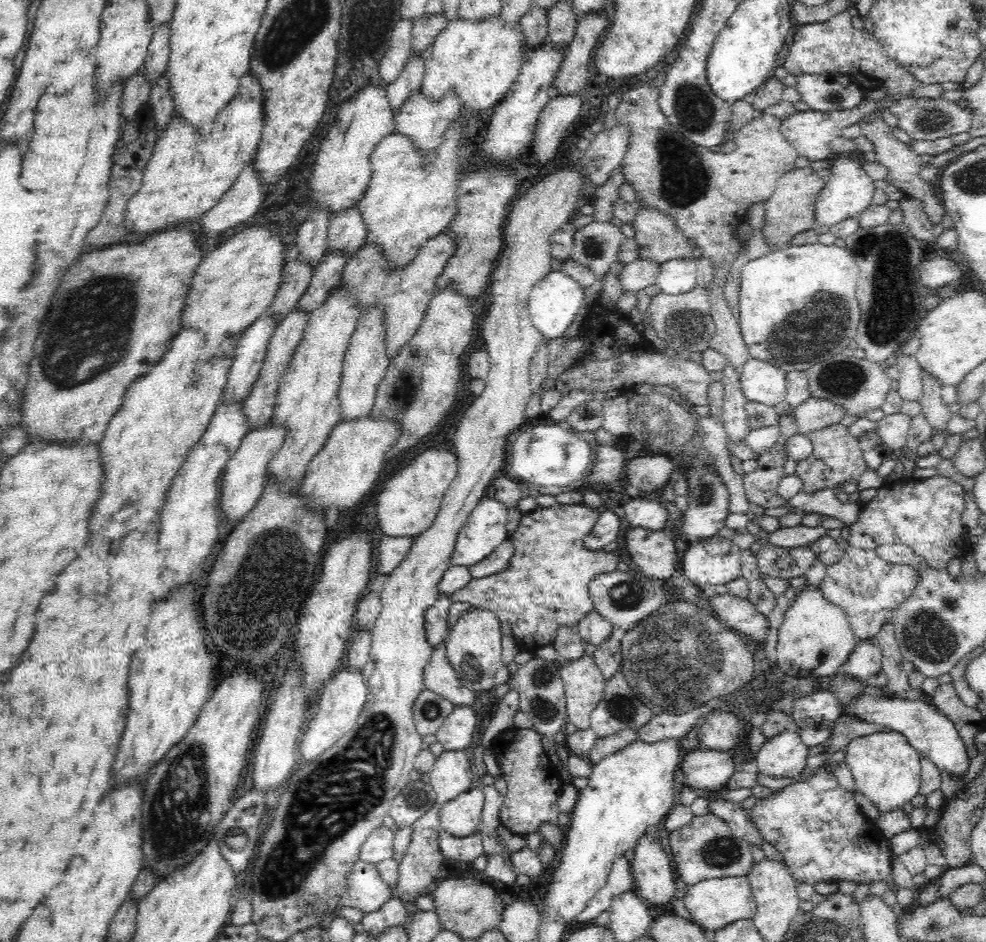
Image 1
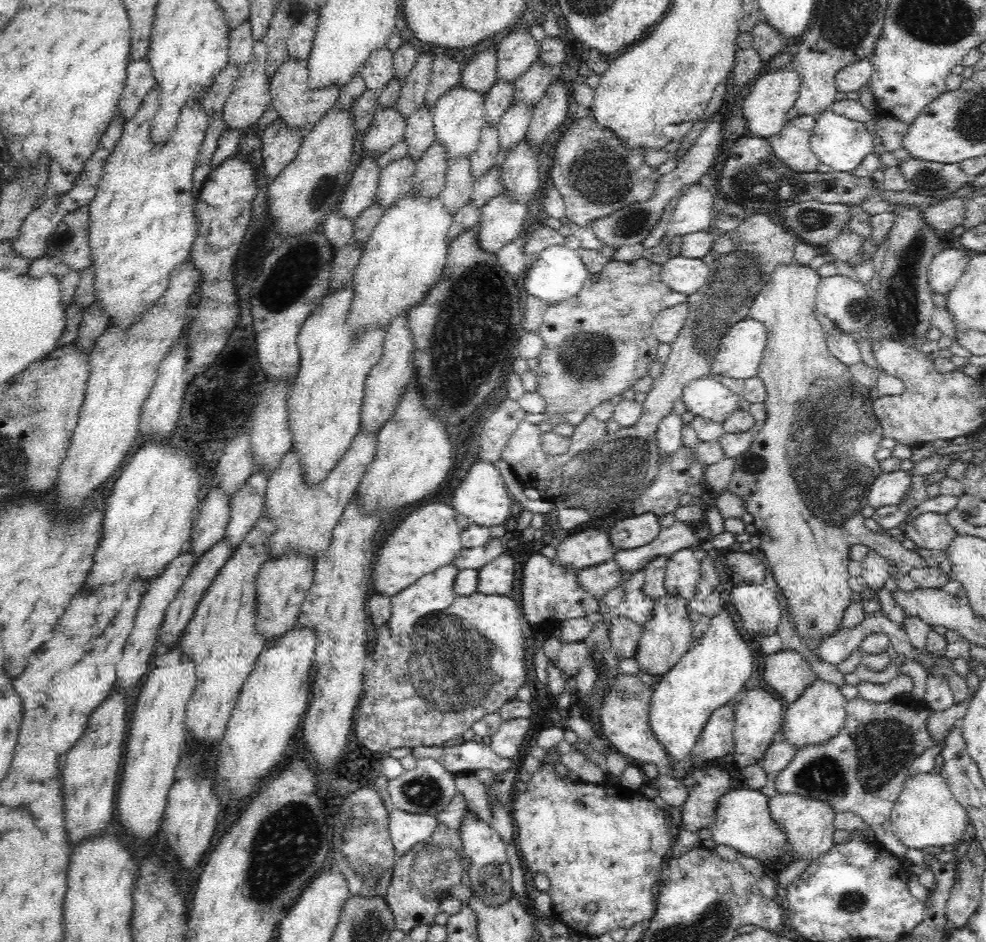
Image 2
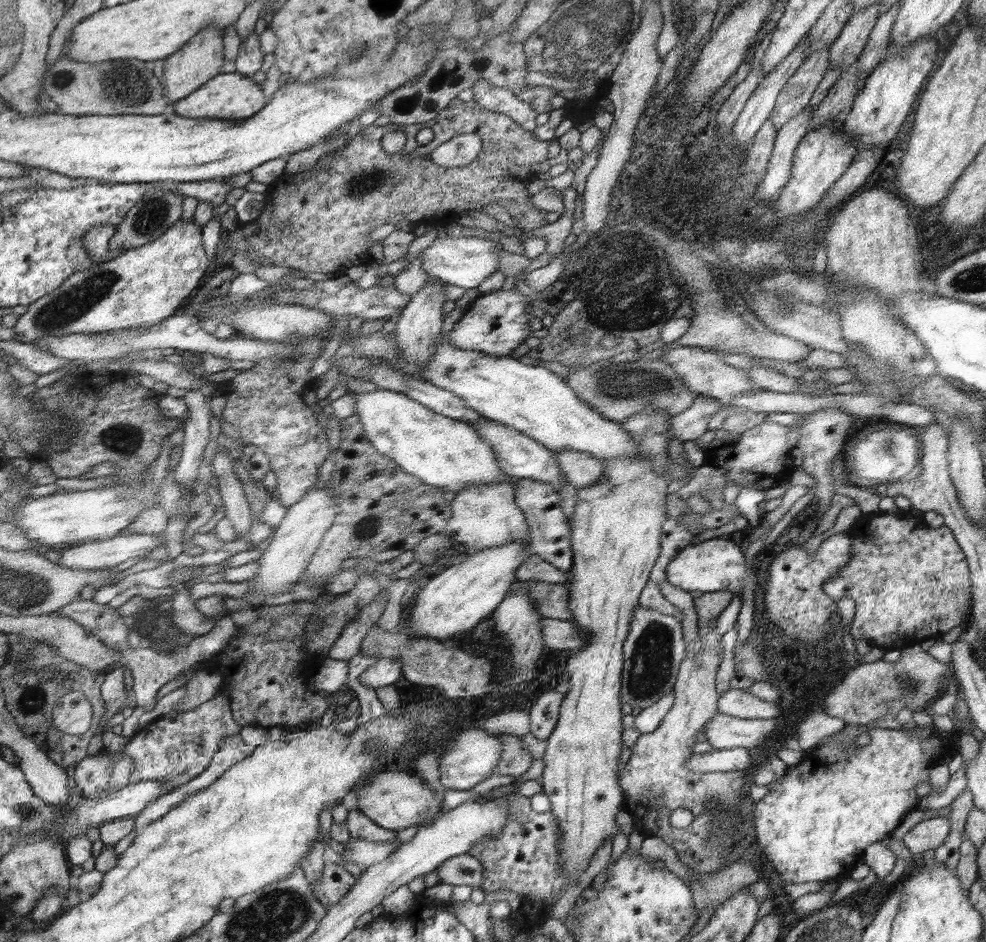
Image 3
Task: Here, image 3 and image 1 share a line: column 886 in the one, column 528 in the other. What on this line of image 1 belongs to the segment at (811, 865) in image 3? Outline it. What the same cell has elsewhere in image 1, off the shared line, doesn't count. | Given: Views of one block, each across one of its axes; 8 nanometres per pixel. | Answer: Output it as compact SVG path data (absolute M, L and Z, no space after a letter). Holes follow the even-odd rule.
M515 728L502 732L492 741L491 750L496 756L501 776L505 778L507 786L499 812L501 825L525 839L538 832L542 820L548 820L559 828L564 823L564 820L558 819L556 800L562 794L562 786L566 783L560 771L547 758L541 738L542 735L536 730Z

